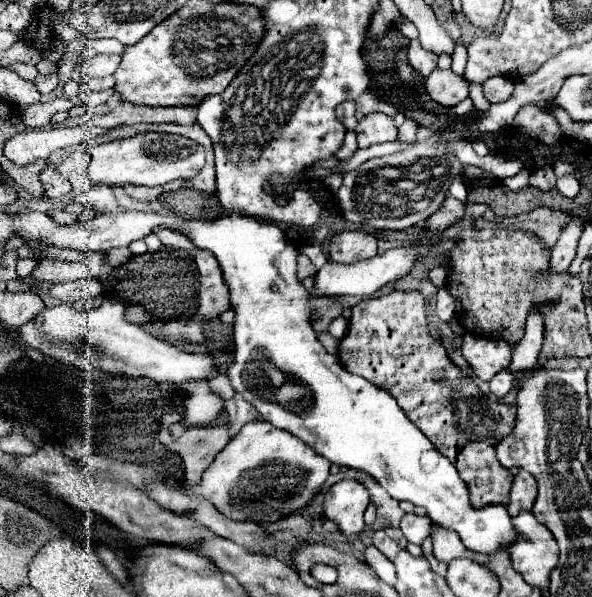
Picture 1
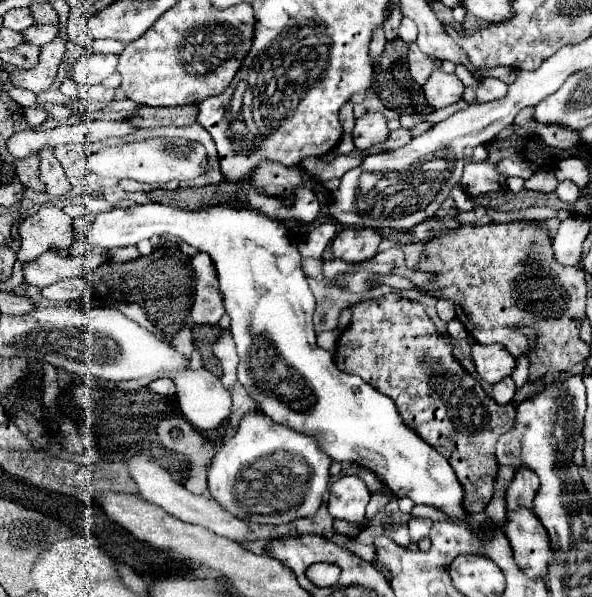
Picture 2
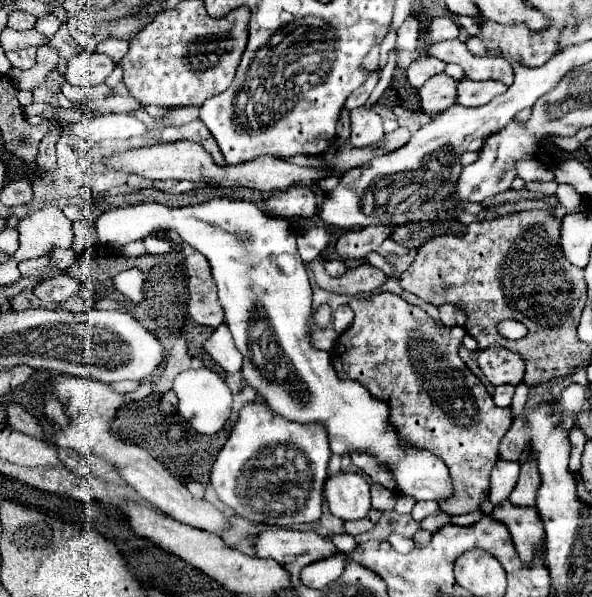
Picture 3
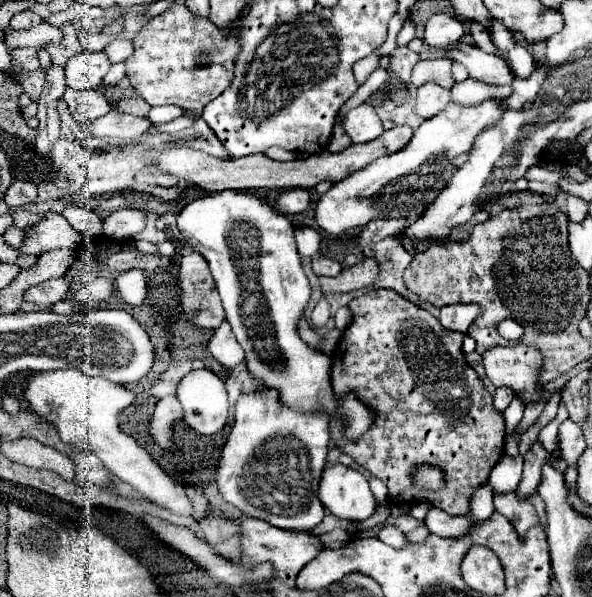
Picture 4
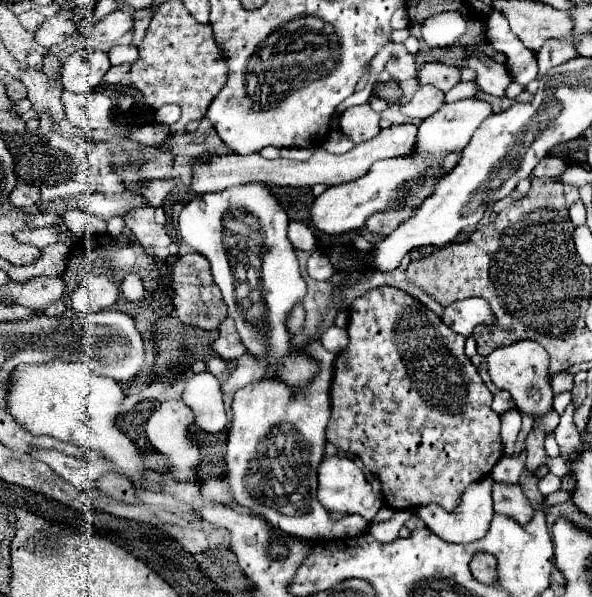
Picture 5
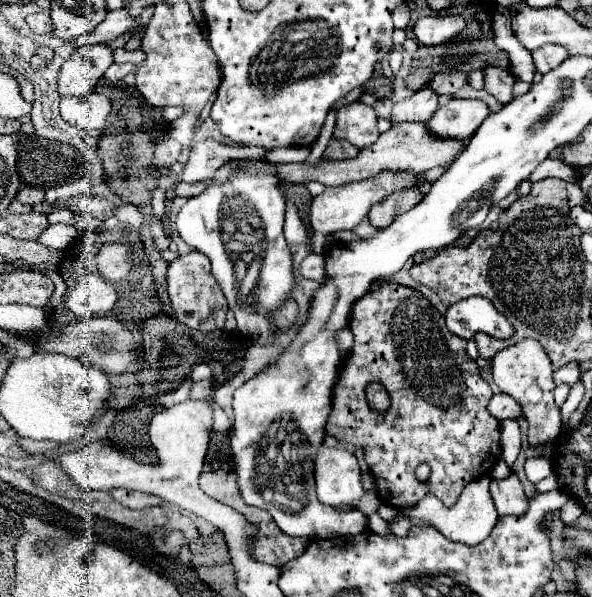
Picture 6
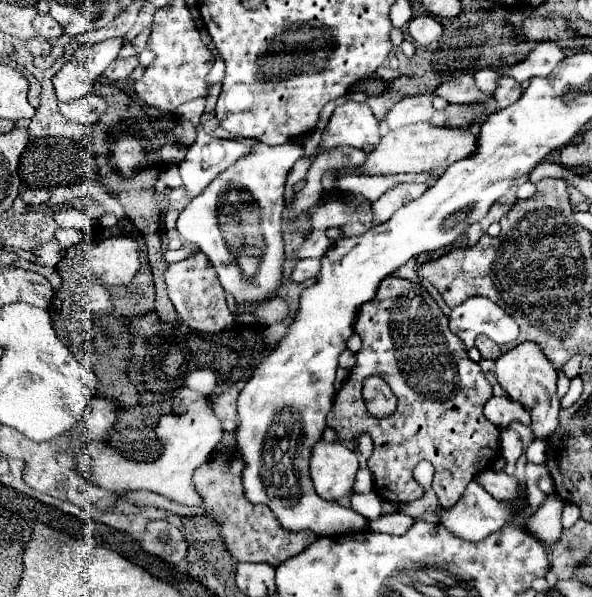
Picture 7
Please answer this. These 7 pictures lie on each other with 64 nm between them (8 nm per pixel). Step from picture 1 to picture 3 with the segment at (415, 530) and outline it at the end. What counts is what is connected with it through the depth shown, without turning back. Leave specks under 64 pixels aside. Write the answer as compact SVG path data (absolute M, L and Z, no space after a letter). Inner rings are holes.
M436 512L436 514L432 514L432 516L428 516L426 520L422 520L422 528L426 528L426 530L430 530L430 532L438 532L440 528L444 528L444 526L448 526L448 524L452 524L452 520L450 520L450 516L448 514L444 514L444 512Z

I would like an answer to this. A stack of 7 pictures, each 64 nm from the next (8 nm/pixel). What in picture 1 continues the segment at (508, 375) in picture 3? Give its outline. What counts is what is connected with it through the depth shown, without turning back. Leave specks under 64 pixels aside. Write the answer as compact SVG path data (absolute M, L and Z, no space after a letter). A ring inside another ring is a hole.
M470 332L464 336L462 354L474 368L474 374L486 382L490 382L498 372L508 370L512 362L512 350L504 340L484 340Z

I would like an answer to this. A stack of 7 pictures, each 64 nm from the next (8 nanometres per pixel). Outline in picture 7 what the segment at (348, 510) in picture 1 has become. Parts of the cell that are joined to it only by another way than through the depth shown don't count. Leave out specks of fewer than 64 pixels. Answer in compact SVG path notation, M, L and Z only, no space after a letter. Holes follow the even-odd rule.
M320 440L312 448L310 478L320 498L338 500L342 496L350 496L356 472L358 458L354 450L346 448L342 442Z

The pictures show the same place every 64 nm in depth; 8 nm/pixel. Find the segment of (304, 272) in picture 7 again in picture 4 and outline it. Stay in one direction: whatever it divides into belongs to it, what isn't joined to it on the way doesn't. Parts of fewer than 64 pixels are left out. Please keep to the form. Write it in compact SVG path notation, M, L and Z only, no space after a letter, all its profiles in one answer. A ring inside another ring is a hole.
M314 254L312 256L312 270L318 274L318 276L338 276L340 274L340 264L336 260L330 260L322 254Z

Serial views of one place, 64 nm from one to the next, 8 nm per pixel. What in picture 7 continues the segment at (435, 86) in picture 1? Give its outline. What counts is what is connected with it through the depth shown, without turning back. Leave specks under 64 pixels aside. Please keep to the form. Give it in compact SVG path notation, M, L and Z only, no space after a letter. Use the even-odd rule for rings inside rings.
M422 94L422 96L404 98L398 104L394 104L394 108L386 116L386 122L388 122L390 130L402 128L402 126L414 124L414 122L426 122L428 116L432 116L432 112L434 112L432 98L434 96Z

